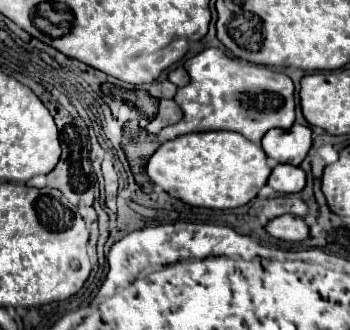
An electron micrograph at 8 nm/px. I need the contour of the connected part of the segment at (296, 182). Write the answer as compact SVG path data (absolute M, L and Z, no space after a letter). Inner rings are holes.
M278 164L270 178L268 184L280 192L280 194L292 194L292 192L300 192L306 186L306 174L300 166L292 166L292 164Z

